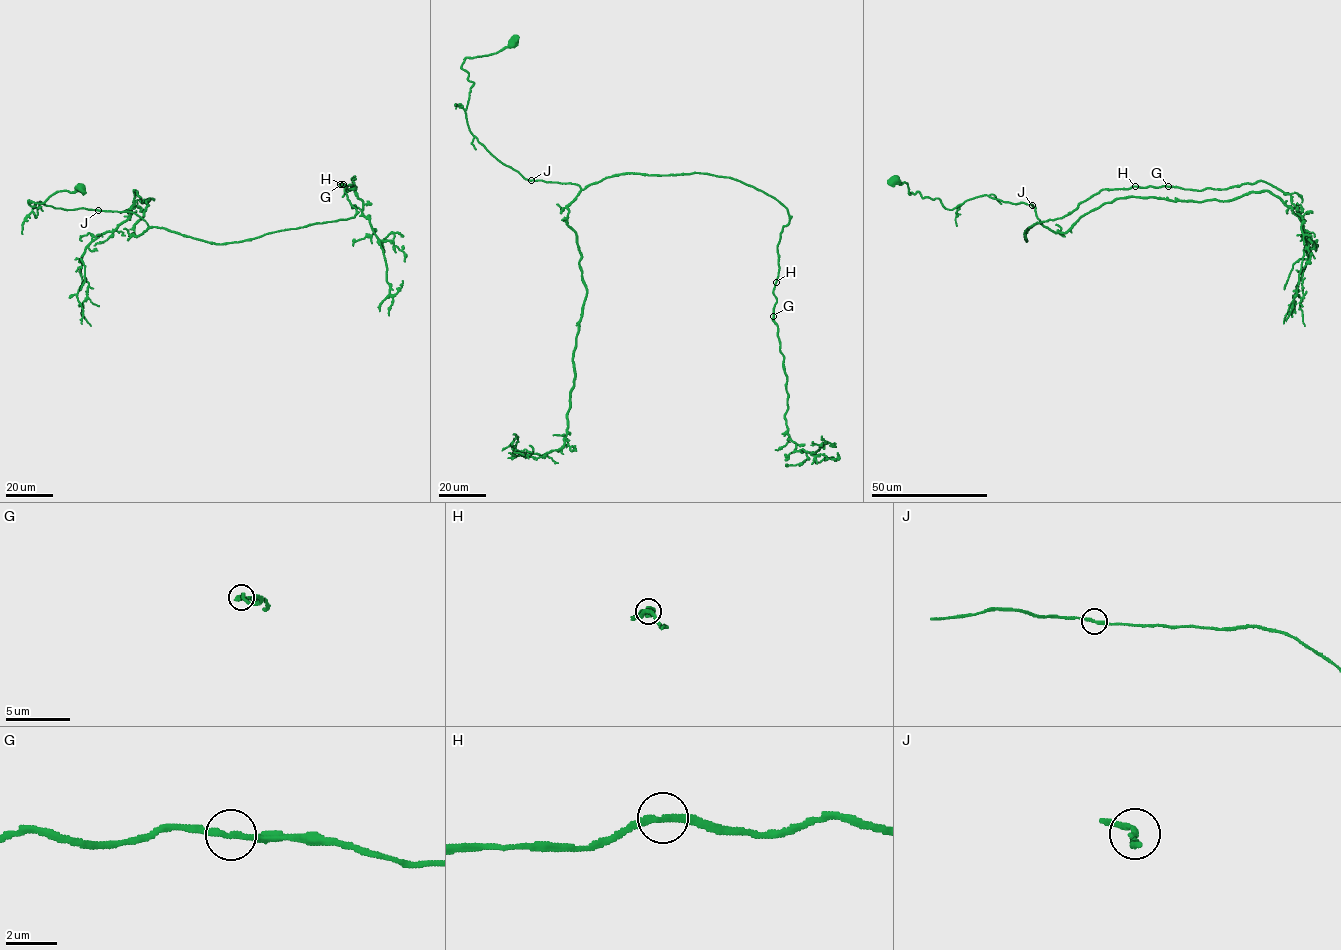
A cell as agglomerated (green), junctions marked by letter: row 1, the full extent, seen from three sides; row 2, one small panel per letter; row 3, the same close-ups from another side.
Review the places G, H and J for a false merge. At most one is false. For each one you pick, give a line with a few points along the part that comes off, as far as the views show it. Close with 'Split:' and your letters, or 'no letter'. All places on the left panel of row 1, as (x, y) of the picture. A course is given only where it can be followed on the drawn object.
Split: no letter

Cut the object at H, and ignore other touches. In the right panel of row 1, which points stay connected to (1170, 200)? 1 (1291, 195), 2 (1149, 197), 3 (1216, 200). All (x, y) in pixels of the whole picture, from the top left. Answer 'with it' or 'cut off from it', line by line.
1: cut off from it
2: with it
3: with it

